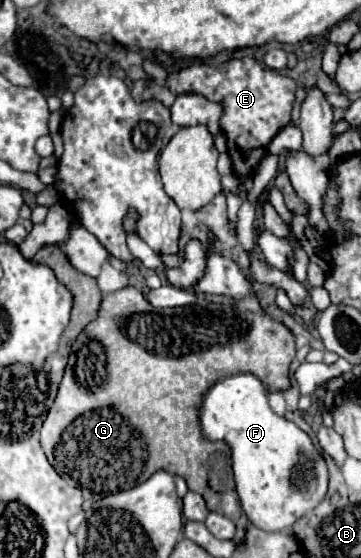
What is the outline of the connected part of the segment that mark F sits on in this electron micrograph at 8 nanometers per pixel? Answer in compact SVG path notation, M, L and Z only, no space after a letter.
M232 374L216 384L210 386L210 390L202 396L200 404L200 428L206 440L220 440L226 442L232 450L232 468L234 468L234 480L236 480L236 492L244 514L248 520L266 532L286 530L290 528L298 518L314 510L326 496L328 490L328 466L324 456L314 448L310 436L300 430L292 420L286 420L284 416L278 416L266 398L266 386L254 376L254 374Z

